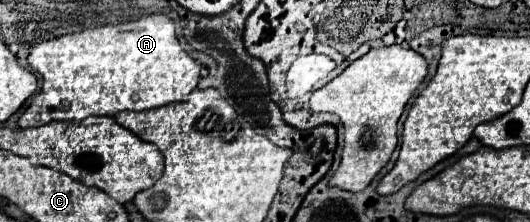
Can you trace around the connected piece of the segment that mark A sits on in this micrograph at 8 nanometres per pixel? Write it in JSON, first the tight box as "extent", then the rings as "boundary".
{"extent":[19,16,201,128],"boundary":[[[147,16],[135,23],[99,26],[75,34],[65,34],[55,40],[37,44],[27,62],[41,74],[41,92],[33,98],[29,108],[19,118],[21,128],[43,126],[55,120],[83,120],[87,116],[115,116],[123,110],[151,110],[163,104],[187,100],[199,84],[201,66],[181,48],[175,36],[175,24],[167,16]]]}

